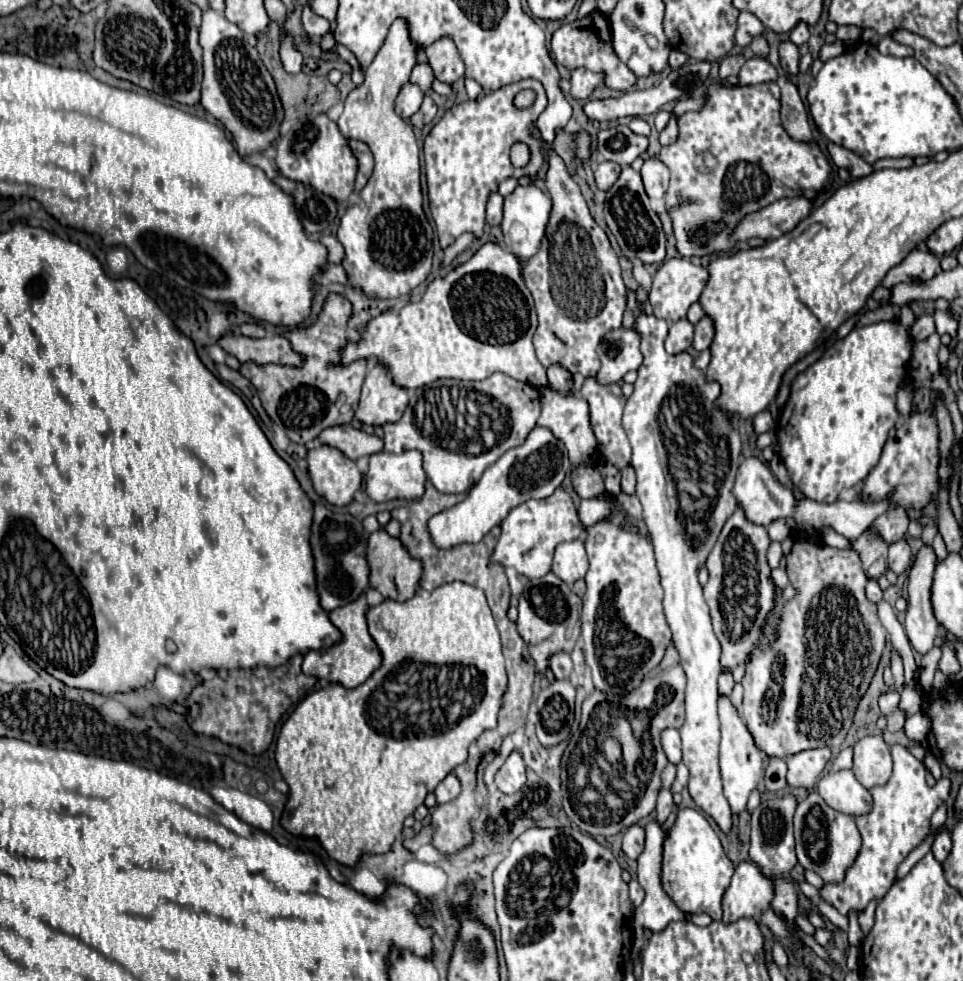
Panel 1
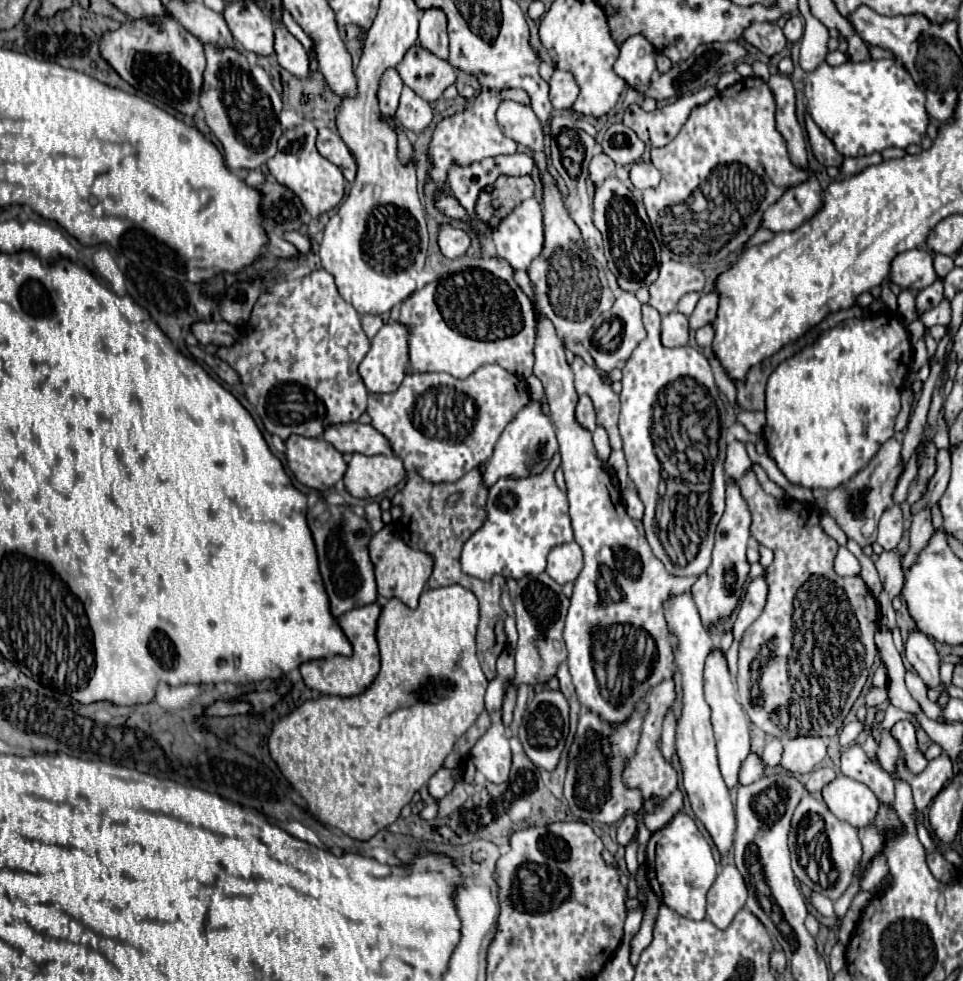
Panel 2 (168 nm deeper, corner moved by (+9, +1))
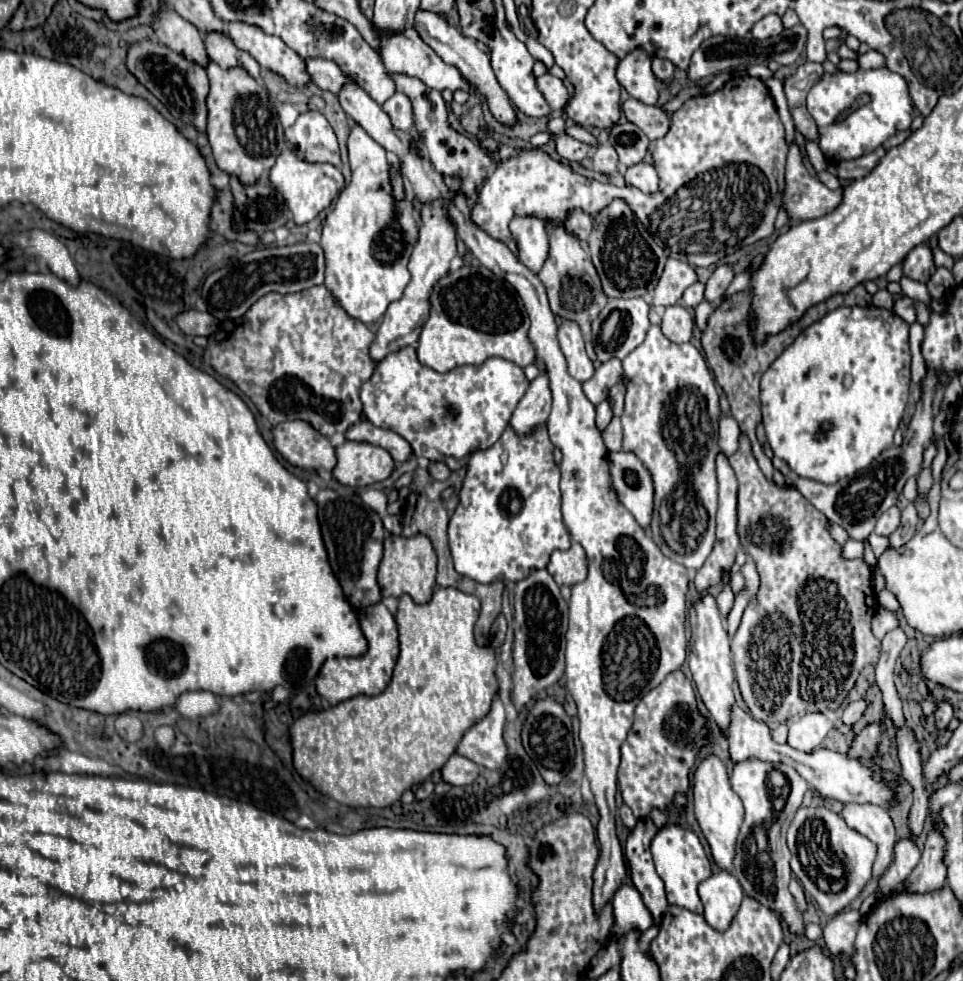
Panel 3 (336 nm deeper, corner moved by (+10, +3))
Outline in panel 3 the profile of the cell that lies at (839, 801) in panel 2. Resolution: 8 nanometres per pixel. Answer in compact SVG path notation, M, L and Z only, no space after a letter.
M844 803L840 815L848 827L876 843L878 855L872 867L872 879L878 879L886 871L888 861L892 861L892 847L896 843L896 831L888 811L872 803Z

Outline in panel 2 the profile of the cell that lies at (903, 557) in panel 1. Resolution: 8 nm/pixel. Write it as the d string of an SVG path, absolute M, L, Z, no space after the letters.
M899 505L887 509L879 521L879 533L877 533L877 543L889 551L889 549L895 549L901 541L901 535L903 535L903 515L901 515L901 509Z

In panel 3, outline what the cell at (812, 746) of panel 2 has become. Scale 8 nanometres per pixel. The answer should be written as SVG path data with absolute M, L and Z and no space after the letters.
M806 713L804 717L788 721L788 729L788 745L792 749L812 753L826 739L832 723L820 713Z

